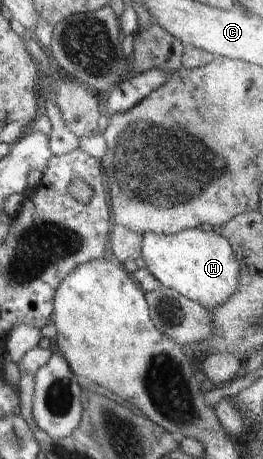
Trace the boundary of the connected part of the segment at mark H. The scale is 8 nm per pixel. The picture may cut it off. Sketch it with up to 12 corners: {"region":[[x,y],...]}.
{"region":[[146,231],[141,257],[164,287],[209,311],[238,288],[227,238]]}

